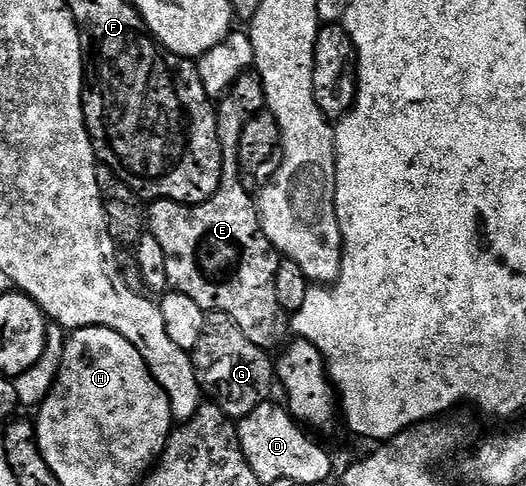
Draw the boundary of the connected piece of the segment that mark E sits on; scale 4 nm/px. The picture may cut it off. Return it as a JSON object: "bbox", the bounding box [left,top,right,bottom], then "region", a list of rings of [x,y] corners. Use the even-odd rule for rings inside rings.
{"bbox":[145,71,289,350],"region":[[[250,71],[238,79],[217,104],[217,130],[219,139],[223,142],[223,180],[219,183],[219,189],[203,204],[156,200],[146,209],[145,224],[149,235],[157,238],[157,242],[161,242],[161,250],[165,250],[167,283],[174,291],[193,298],[193,302],[197,302],[197,306],[201,306],[205,313],[229,314],[229,318],[233,318],[237,326],[241,326],[245,338],[249,338],[253,346],[279,350],[289,340],[289,312],[283,309],[283,304],[279,301],[279,288],[275,285],[281,257],[263,232],[256,197],[247,192],[239,181],[239,139],[251,117],[264,111],[268,104],[269,97],[265,94],[258,74]]]}

